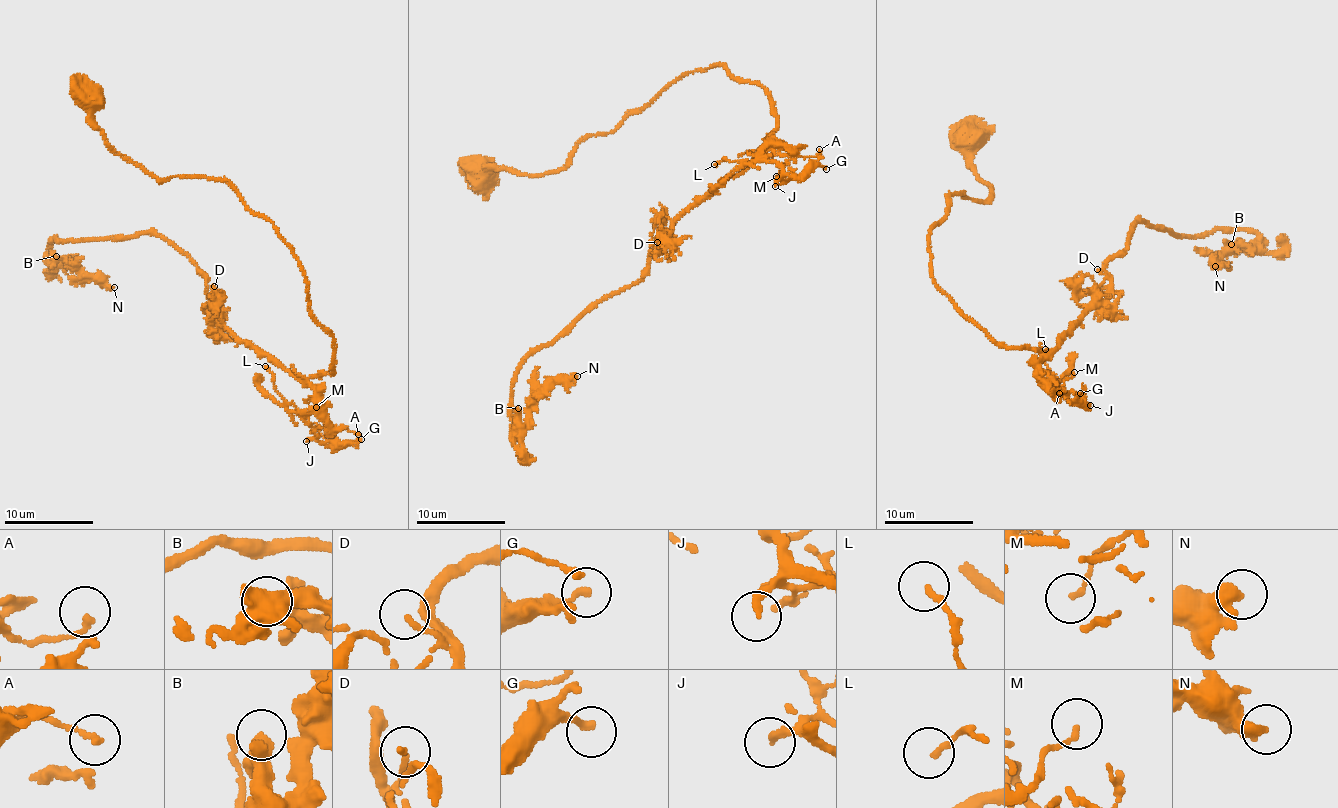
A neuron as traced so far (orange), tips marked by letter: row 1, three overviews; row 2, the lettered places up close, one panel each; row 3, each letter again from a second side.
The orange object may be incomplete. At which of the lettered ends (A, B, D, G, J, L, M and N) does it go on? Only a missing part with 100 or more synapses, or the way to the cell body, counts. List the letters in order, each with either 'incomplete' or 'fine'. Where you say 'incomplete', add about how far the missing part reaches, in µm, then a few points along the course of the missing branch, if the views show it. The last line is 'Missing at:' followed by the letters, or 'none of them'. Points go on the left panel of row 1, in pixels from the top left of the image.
A: fine
B: fine
D: fine
G: fine
J: fine
L: fine
M: fine
N: fine
Missing at: none of them

